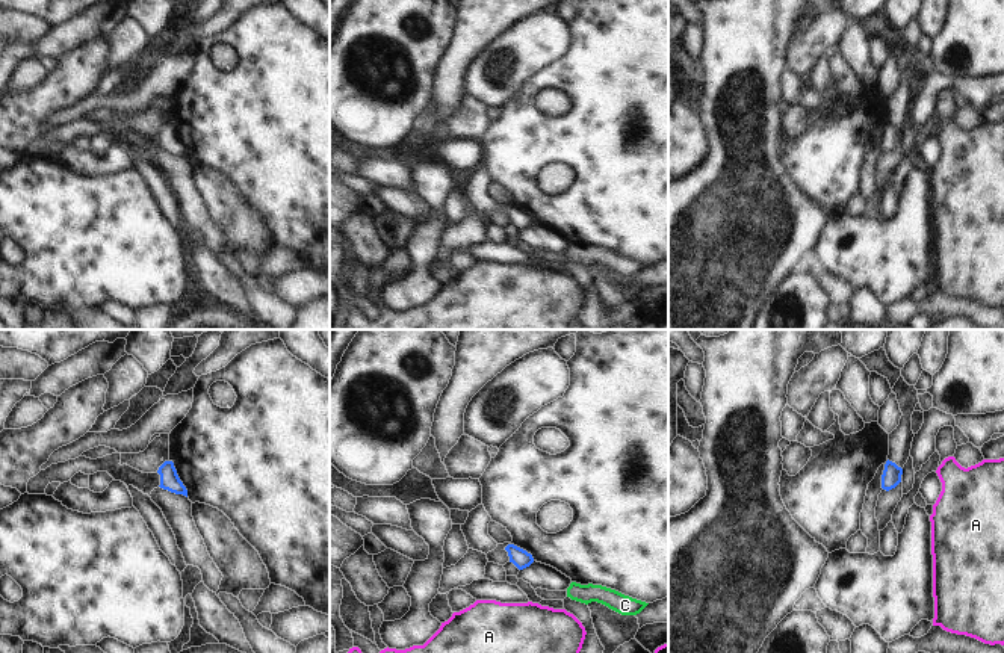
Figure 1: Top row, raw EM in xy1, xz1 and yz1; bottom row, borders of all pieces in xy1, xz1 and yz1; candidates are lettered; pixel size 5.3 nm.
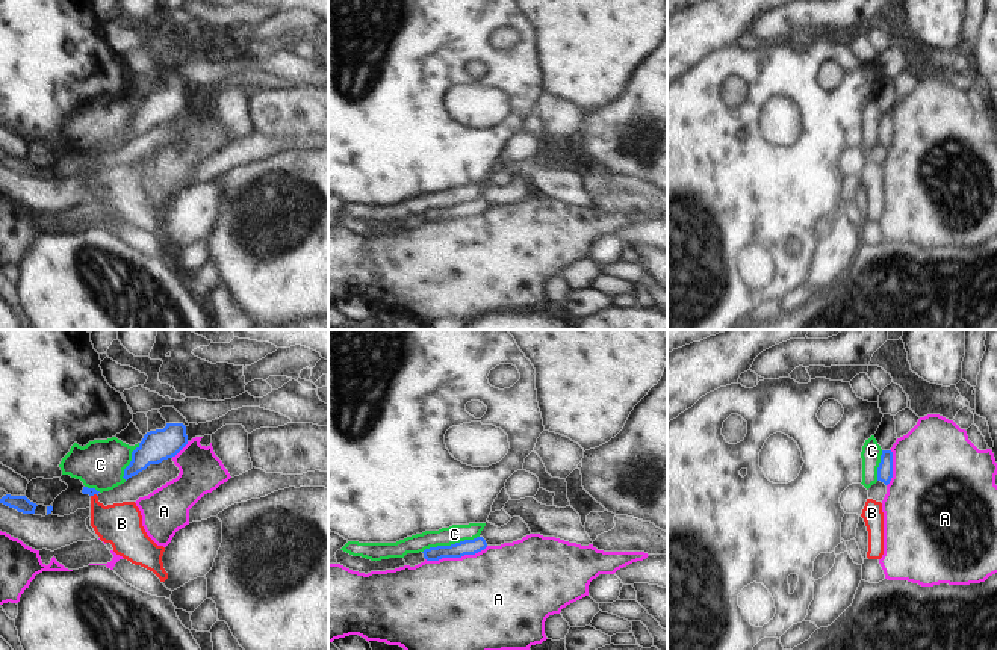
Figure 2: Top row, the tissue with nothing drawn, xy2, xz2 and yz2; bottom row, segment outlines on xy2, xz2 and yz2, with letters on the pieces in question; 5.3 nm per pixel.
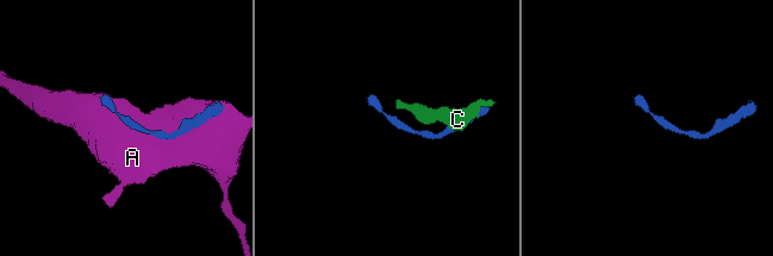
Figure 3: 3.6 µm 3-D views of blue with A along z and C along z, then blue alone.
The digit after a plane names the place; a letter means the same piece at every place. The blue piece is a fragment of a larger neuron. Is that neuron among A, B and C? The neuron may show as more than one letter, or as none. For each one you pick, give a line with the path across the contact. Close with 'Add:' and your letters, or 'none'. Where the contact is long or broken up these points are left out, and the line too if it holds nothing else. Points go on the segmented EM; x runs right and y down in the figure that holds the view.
Add: none

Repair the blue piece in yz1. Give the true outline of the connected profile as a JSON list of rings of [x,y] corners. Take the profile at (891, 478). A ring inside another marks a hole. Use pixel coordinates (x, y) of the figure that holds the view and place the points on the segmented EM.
[[[886,461],[885,470],[882,475],[882,488],[889,491],[901,482],[903,469],[892,461]]]

